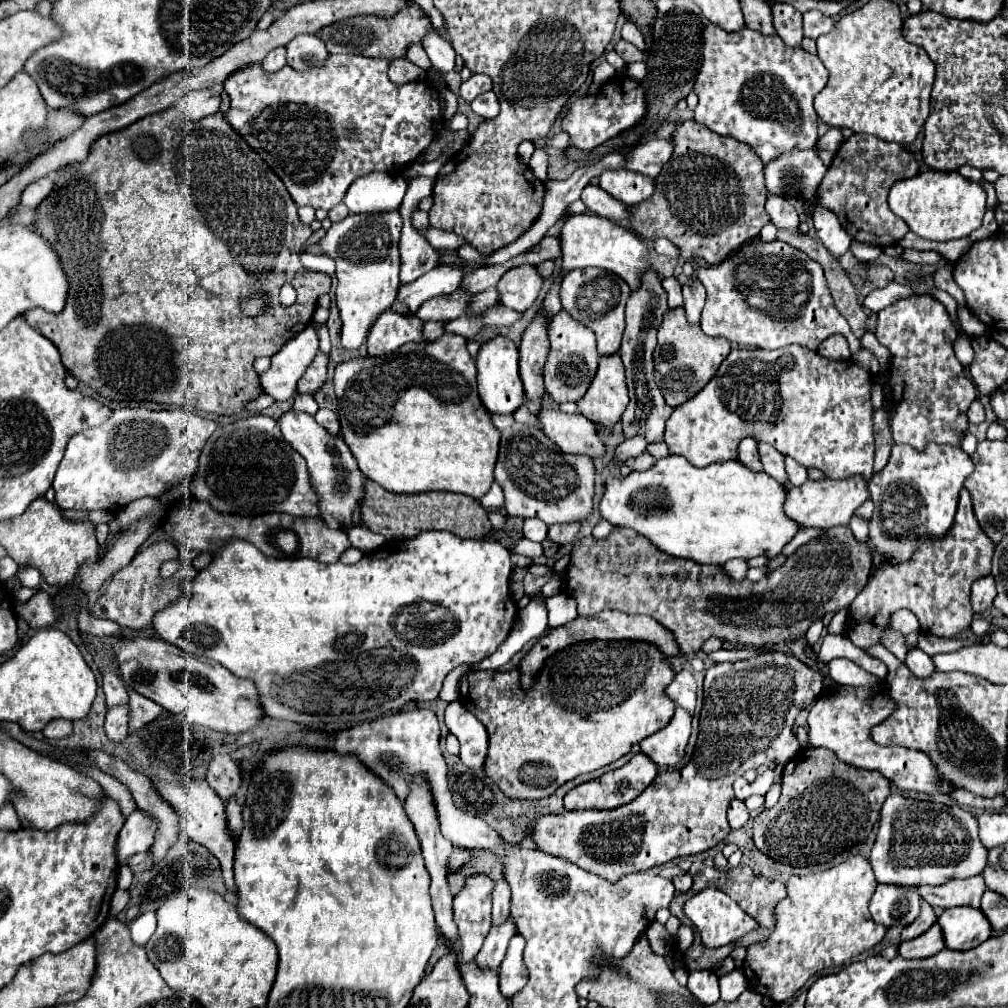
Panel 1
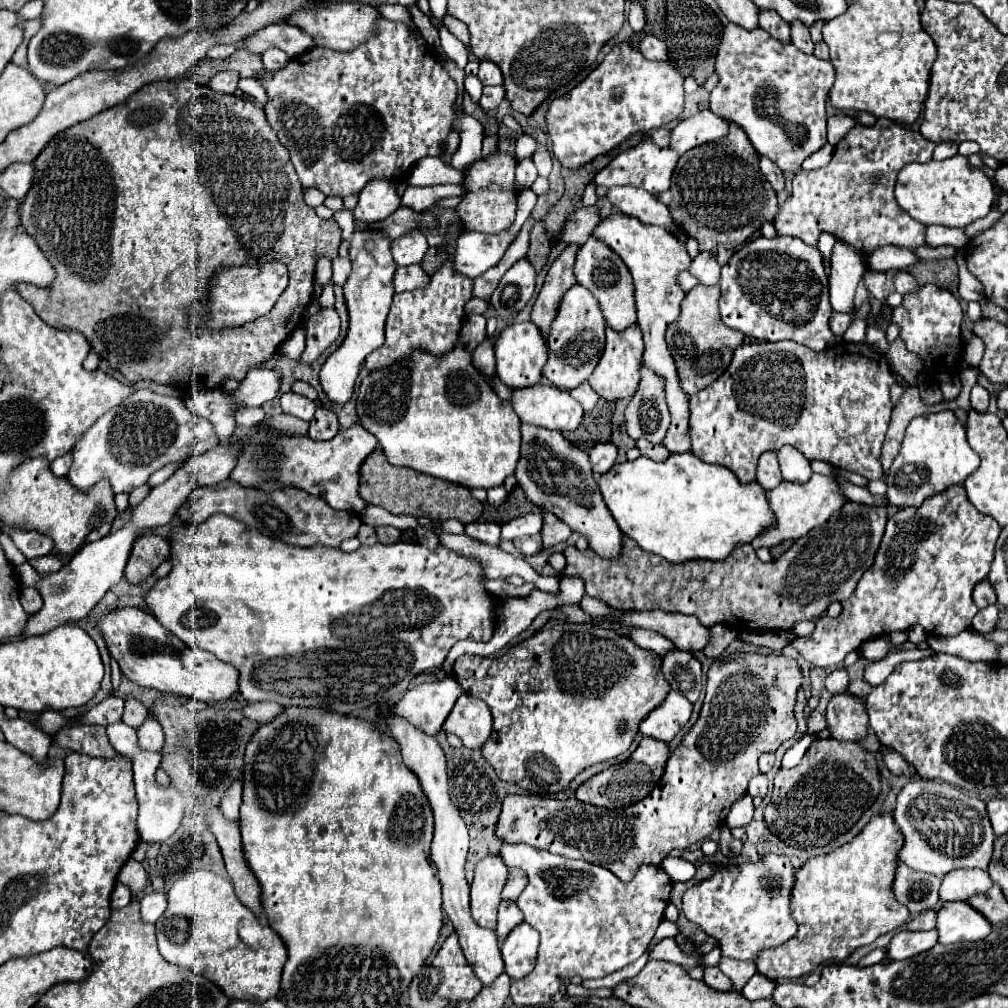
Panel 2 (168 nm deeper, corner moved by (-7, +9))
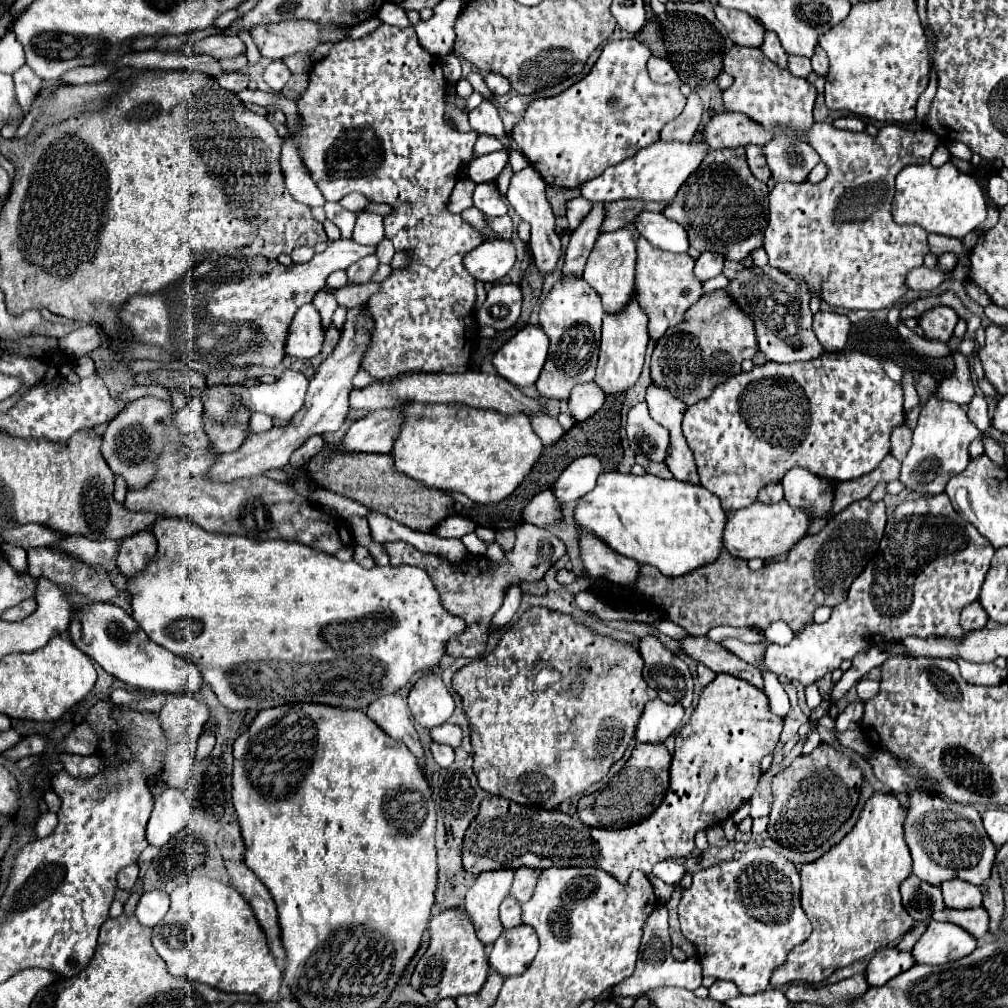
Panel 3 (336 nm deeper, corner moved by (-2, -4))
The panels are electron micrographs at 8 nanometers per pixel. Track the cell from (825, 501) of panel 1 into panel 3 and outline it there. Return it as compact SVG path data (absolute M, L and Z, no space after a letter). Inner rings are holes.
M786 499L778 503L752 503L750 507L730 511L728 513L728 525L724 531L724 543L726 551L740 559L754 559L760 557L764 561L786 555L798 541L802 541L808 535L808 529L812 525L814 517L806 509L794 509L786 503Z

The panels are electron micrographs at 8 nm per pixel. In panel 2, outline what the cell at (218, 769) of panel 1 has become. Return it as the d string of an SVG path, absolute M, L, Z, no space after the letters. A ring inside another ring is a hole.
M241 780L233 782L231 788L225 792L221 800L221 812L227 820L239 820L239 806L241 806Z

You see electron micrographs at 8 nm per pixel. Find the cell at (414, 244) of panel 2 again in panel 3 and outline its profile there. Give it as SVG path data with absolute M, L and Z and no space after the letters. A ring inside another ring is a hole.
M382 239L382 241L380 241L380 245L378 245L378 251L376 251L376 255L378 255L380 263L390 265L390 261L392 261L394 253L396 253L396 251L394 251L394 247L392 247L390 239Z

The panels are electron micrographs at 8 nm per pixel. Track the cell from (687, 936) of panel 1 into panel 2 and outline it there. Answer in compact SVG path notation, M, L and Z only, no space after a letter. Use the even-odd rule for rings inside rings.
M705 968L705 984L719 992L733 990L733 982L719 968Z

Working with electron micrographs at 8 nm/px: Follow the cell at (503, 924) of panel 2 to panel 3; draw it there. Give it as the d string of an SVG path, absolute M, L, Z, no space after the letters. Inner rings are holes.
M506 897L500 905L500 921L504 925L504 929L512 929L518 927L520 921L520 903L514 901L512 897Z

